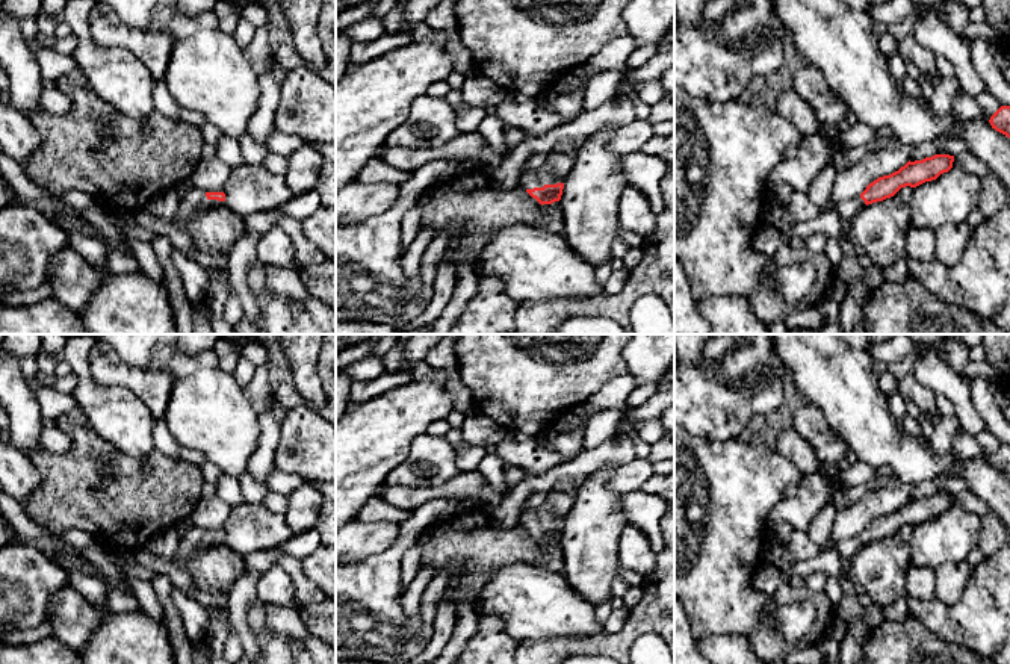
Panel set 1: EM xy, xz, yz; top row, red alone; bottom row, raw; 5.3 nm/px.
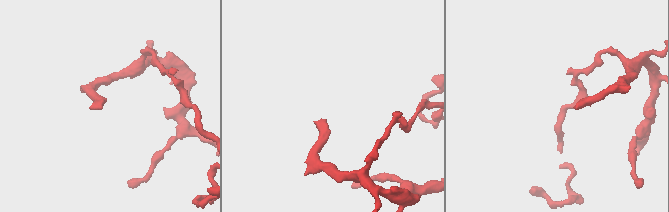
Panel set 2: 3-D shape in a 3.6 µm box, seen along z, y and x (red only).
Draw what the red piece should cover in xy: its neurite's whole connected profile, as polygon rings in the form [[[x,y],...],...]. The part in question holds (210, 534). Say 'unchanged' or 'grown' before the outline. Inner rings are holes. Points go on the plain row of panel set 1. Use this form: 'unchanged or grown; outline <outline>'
grown; outline [[[186,528],[180,538],[177,552],[168,561],[186,570],[186,566],[189,564],[189,560],[195,551],[224,545],[224,540],[224,531],[201,531],[195,528]]]

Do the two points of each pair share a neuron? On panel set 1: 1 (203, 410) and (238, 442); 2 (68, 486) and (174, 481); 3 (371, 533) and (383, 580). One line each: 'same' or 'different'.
1: same
2: same
3: different

